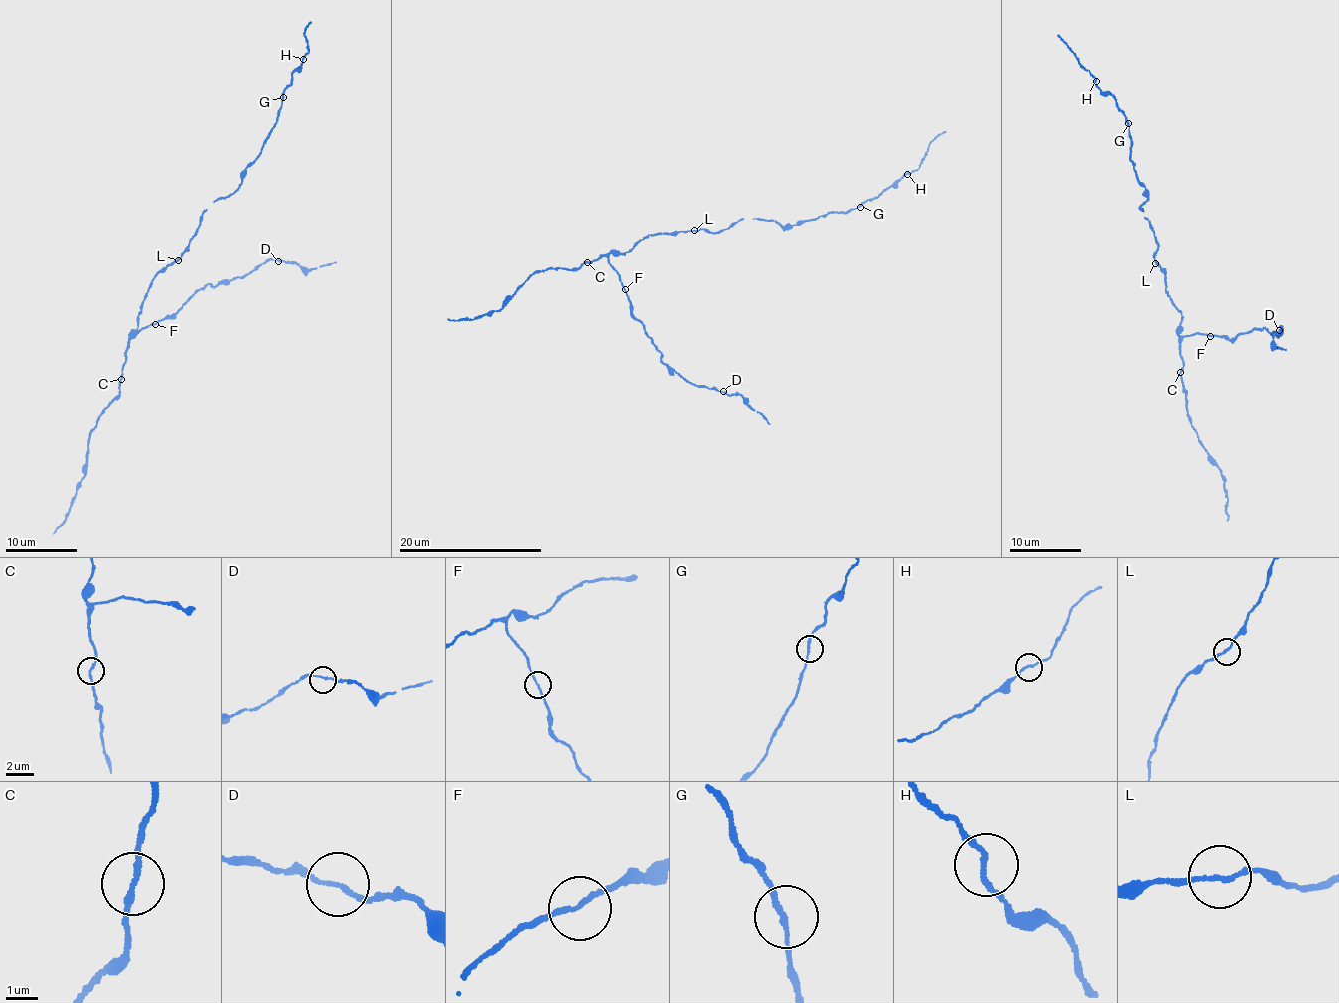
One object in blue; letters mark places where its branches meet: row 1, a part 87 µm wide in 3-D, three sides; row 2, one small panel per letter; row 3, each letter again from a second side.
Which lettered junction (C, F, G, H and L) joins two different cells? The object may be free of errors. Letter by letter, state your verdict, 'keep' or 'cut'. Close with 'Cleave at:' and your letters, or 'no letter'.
C: keep
F: keep
G: keep
H: keep
L: keep
Cleave at: no letter

